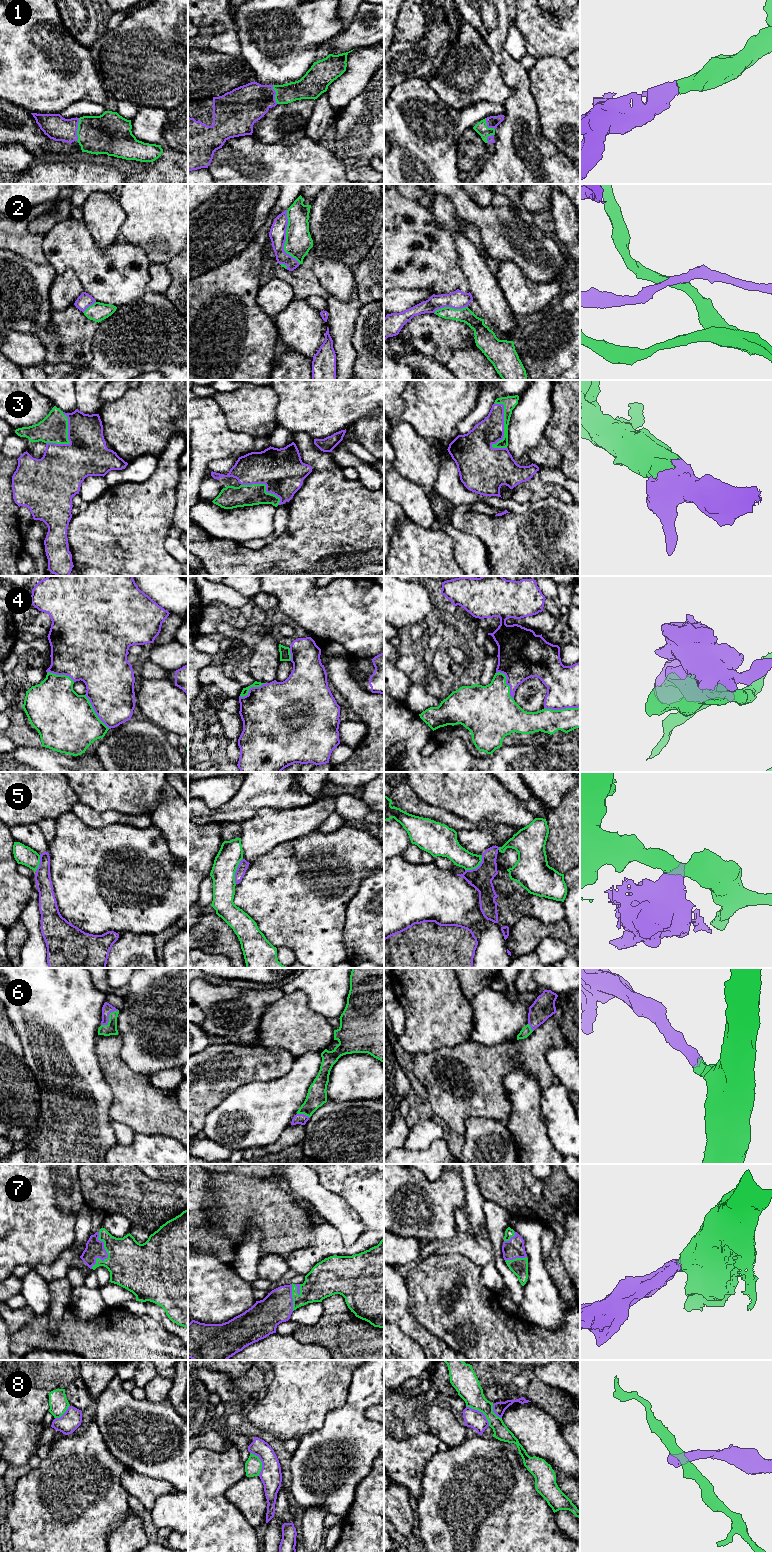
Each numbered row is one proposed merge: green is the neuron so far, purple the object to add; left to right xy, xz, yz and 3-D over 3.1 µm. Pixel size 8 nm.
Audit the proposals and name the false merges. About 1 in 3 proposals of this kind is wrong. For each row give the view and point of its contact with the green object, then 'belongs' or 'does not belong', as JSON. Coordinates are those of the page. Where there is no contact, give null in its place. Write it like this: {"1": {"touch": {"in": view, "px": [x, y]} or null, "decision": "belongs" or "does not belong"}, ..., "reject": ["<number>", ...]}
{"1": {"touch": {"in": "xy", "px": [77, 129]}, "decision": "belongs"}, "2": {"touch": {"in": "xz", "px": [286, 238]}, "decision": "does not belong"}, "3": {"touch": {"in": "yz", "px": [504, 430]}, "decision": "belongs"}, "4": {"touch": {"in": "yz", "px": [561, 709]}, "decision": "belongs"}, "5": {"touch": {"in": "xz", "px": [235, 871]}, "decision": "does not belong"}, "6": {"touch": {"in": "xy", "px": [109, 1017]}, "decision": "belongs"}, "7": {"touch": {"in": "xy", "px": [107, 1253]}, "decision": "belongs"}, "8": {"touch": {"in": "yz", "px": [480, 1411]}, "decision": "does not belong"}, "reject": ["2", "5", "8"]}

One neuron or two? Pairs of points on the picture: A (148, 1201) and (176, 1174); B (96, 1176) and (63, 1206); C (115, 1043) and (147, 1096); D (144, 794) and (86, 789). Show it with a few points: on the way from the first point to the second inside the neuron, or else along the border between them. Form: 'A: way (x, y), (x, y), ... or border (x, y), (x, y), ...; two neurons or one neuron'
A: border (145, 1175), (157, 1180), (177, 1183); two neurons
B: border (78, 1174), (85, 1205); two neurons
C: way (114, 1056), (114, 1064), (134, 1084); one neuron
D: way (130, 789), (100, 789); one neuron

